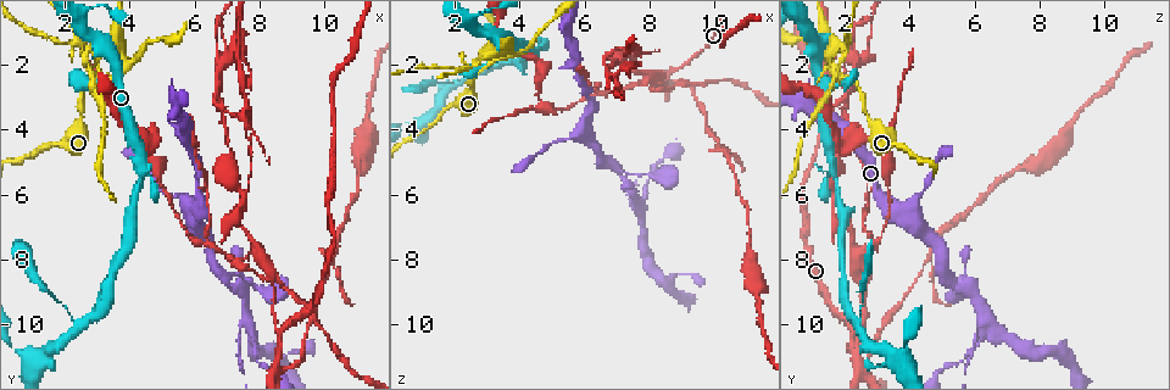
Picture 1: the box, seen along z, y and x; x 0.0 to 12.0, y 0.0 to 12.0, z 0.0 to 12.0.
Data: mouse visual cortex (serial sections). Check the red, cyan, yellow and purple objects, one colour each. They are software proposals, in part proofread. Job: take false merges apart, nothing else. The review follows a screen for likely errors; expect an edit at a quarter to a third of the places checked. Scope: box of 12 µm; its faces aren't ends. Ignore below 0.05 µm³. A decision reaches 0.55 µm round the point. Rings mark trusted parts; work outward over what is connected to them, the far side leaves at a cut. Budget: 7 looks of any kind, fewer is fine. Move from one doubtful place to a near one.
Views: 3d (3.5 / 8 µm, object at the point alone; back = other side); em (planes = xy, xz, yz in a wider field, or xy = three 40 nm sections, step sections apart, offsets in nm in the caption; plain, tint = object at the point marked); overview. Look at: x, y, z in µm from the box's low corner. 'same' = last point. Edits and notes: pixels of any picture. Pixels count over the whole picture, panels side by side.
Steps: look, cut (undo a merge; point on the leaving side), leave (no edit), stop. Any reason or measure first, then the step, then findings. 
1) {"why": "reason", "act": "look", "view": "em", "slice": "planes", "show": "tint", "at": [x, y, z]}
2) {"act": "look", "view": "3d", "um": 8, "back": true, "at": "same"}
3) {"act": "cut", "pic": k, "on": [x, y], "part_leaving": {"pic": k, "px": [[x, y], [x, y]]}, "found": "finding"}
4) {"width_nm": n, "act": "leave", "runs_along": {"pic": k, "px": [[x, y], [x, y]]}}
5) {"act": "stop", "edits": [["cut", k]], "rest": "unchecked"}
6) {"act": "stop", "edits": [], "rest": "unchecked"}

{"why": "arms run side by side", "act": "look", "view": "3d", "um": 3.5, "at": [7.0, 8.6, 5.1]}

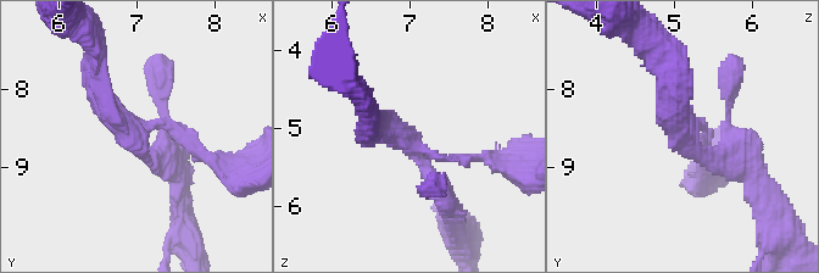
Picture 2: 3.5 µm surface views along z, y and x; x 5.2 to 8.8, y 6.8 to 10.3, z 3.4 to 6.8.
{"arms": 3, "arm_widths_nm": [150, 250, 350], "act": "look", "view": "em", "slice": "planes", "show": "tint", "at": [7.00, 8.60, 5.15]}

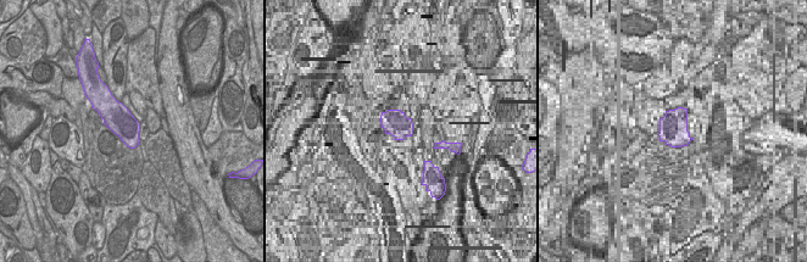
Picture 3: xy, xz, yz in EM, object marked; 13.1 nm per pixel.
{"act": "leave", "runs_along": {"pic": 2, "px": [[667, 70], [685, 138], [745, 163]]}, "found": "all the same cell"}

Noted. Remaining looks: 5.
{"why": "abrupt turn", "act": "look", "view": "3d", "um": 8, "at": [2.6, 10.0, 2.4]}

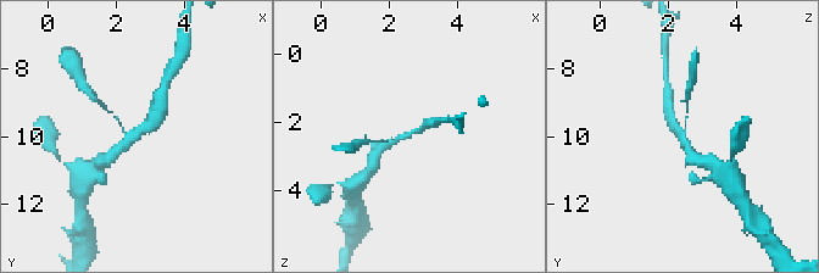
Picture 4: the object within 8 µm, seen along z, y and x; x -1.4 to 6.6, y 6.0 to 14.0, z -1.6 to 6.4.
{"arms": 3, "arm_widths_nm": [100, 250, 250], "act": "look", "view": "em", "slice": "xy", "step": 2, "show": "tint", "at": [2.6, 10.0, 2.4]}

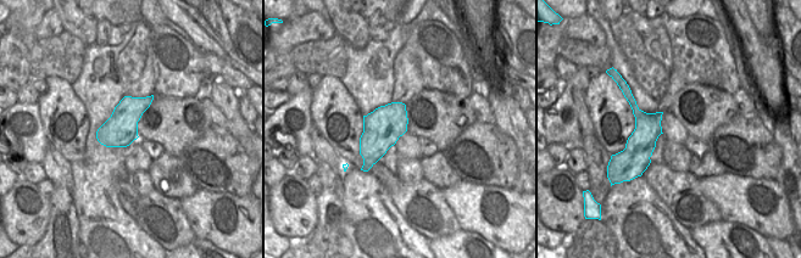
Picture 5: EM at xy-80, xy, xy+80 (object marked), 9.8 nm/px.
{"act": "leave", "runs_along": {"pic": 4, "px": [[157, 112], [146, 127], [109, 157]]}, "found": "one cell here"}

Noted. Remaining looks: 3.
{"why": "four-way junction", "act": "look", "view": "em", "slice": "xy", "step": 1, "show": "tint", "at": [7.8, 10.1, 6.4]}

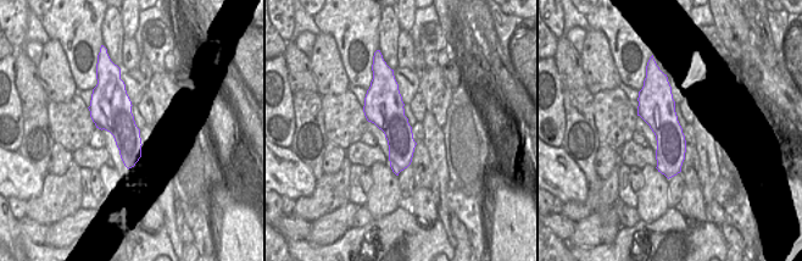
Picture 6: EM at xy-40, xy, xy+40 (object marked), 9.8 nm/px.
{"act": "look", "view": "3d", "um": 3.5, "at": "same"}

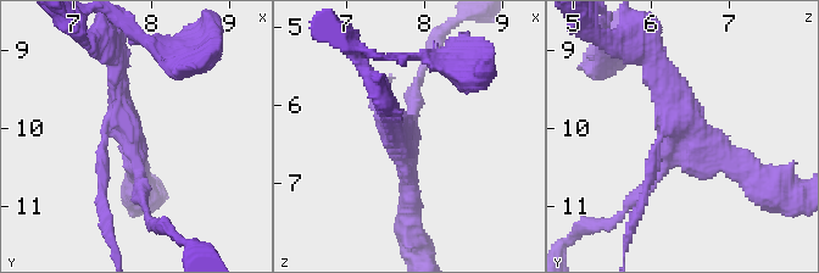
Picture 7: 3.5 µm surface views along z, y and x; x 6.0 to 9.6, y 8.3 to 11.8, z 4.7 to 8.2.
{"arm_widths_nm": [150, 150, 300, 300], "act": "leave", "runs_along": {"pic": 7, "px": [[658, 65], [692, 144], [756, 178]]}, "found": "continuous, no second cell"}

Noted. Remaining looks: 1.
{"act": "stop", "edits": [], "rest": "unchecked"}

